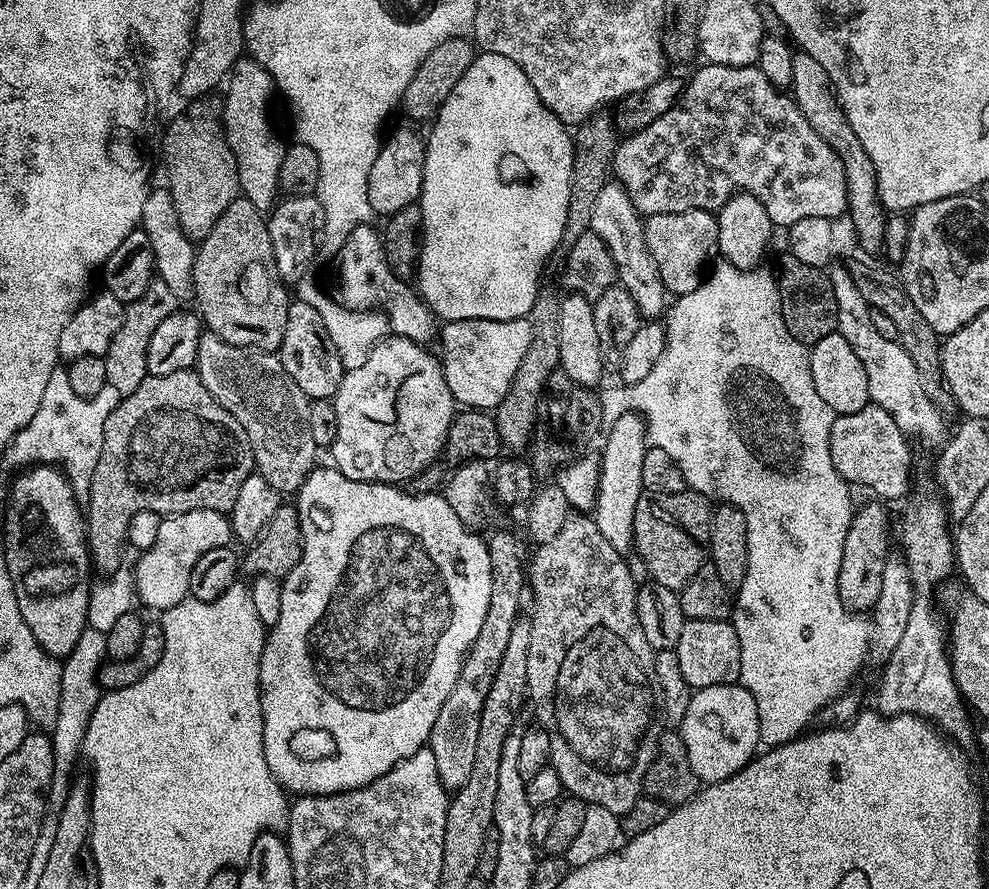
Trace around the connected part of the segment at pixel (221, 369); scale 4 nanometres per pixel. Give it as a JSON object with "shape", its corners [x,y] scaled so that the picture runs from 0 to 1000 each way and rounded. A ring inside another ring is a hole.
{"shape":[[[203,372],[200,385],[200,403],[197,418],[202,422],[204,434],[212,439],[212,443],[225,457],[234,468],[242,469],[247,463],[246,479],[259,516],[258,530],[277,547],[277,551],[284,556],[298,556],[302,553],[305,542],[315,532],[321,521],[322,505],[317,492],[313,488],[313,466],[311,445],[301,439],[301,430],[289,421],[282,399],[274,396],[260,396],[254,391],[238,391],[233,385],[224,385],[215,373]]]}

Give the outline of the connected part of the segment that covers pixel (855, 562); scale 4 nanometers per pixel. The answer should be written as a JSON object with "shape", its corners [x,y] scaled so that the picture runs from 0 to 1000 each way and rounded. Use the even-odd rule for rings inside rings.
{"shape":[[[893,566],[874,567],[865,573],[859,587],[859,596],[855,596],[855,610],[851,614],[851,632],[847,641],[847,668],[859,688],[877,690],[888,677],[888,668],[892,668],[892,641],[896,641],[896,632],[900,624],[898,618],[898,576]]]}

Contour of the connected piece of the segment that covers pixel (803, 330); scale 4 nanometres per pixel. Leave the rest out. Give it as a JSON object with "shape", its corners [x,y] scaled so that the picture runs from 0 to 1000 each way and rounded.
{"shape":[[[793,286],[789,303],[784,303],[783,309],[791,340],[791,358],[795,362],[795,371],[799,371],[804,382],[820,389],[835,380],[835,376],[845,372],[847,340],[843,340],[843,326],[837,316],[836,305],[815,299],[815,295],[807,295],[807,290]]]}

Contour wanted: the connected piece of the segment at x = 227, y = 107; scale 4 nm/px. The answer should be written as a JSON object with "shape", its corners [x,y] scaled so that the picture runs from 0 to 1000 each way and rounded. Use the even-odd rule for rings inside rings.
{"shape":[[[244,65],[230,87],[230,94],[231,109],[228,107],[224,112],[226,118],[224,138],[226,142],[226,155],[230,157],[241,187],[243,214],[246,224],[257,227],[257,232],[262,238],[270,240],[281,225],[281,217],[283,216],[283,188],[287,181],[287,168],[289,165],[289,157],[286,157],[279,150],[279,144],[275,141],[275,103],[277,108],[275,84],[260,67]]]}

